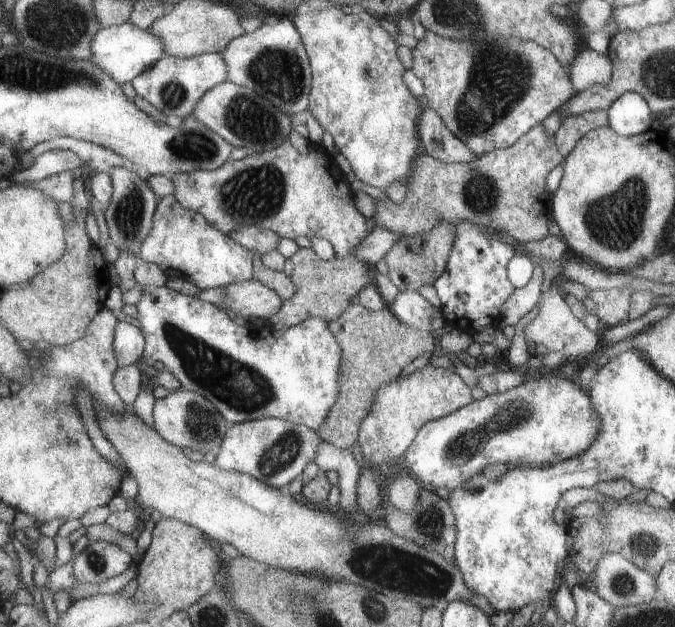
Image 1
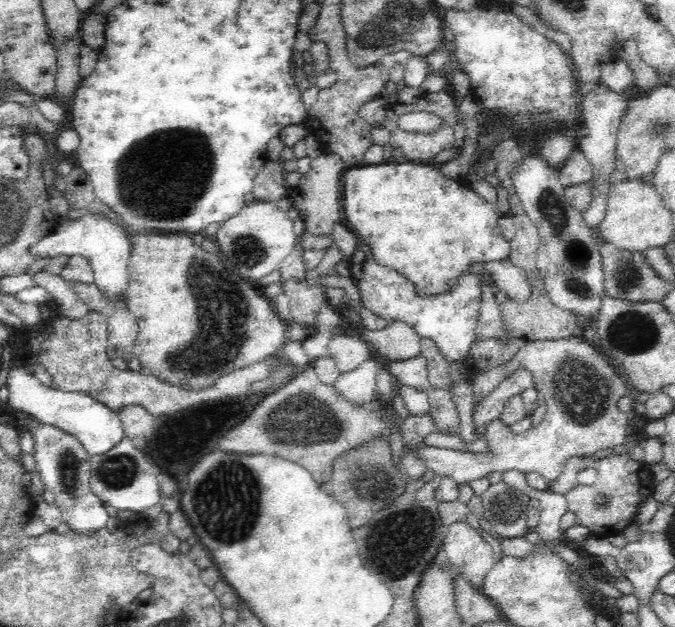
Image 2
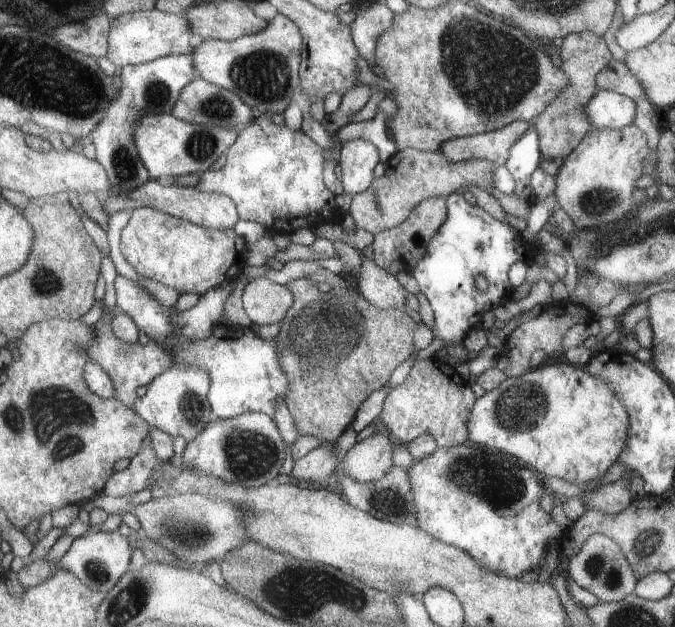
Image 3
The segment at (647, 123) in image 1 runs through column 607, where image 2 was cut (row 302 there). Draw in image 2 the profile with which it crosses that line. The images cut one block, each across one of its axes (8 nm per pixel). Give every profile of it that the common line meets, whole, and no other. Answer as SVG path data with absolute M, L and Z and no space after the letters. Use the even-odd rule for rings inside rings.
M96 206L94 210L88 210L88 214L74 216L70 222L58 222L56 228L42 238L38 244L32 246L32 252L42 254L46 258L54 256L84 256L88 258L92 270L94 270L94 286L104 292L108 298L108 312L114 310L116 302L126 302L128 298L128 266L130 266L130 254L132 254L132 242L128 238L128 226L120 226L120 220L114 218L106 208Z

